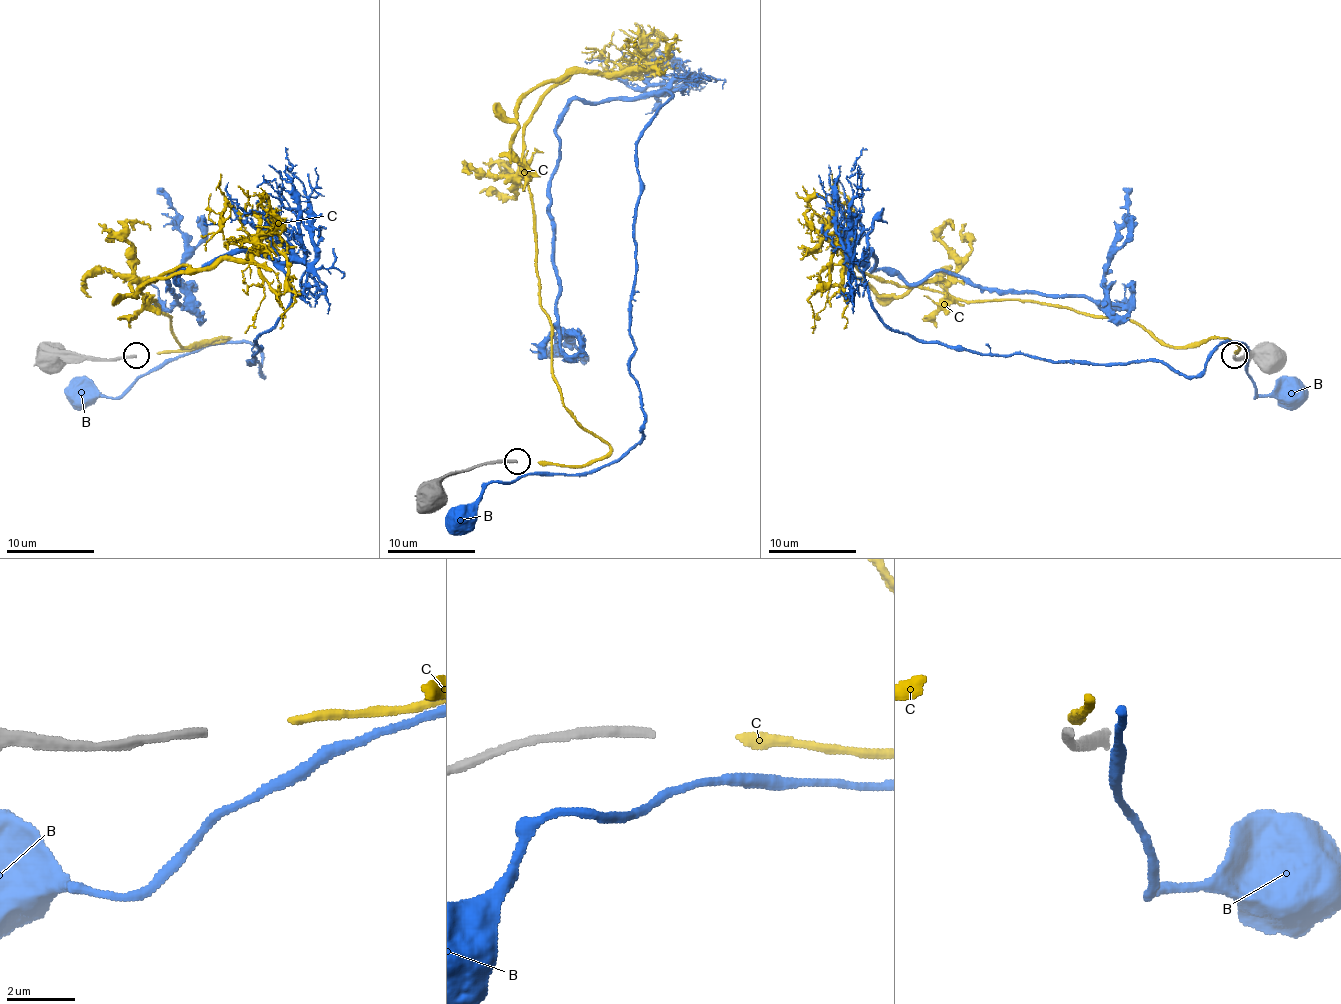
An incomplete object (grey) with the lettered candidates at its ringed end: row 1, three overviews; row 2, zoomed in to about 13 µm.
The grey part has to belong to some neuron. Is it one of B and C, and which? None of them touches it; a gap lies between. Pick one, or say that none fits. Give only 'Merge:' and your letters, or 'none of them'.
Merge: C

